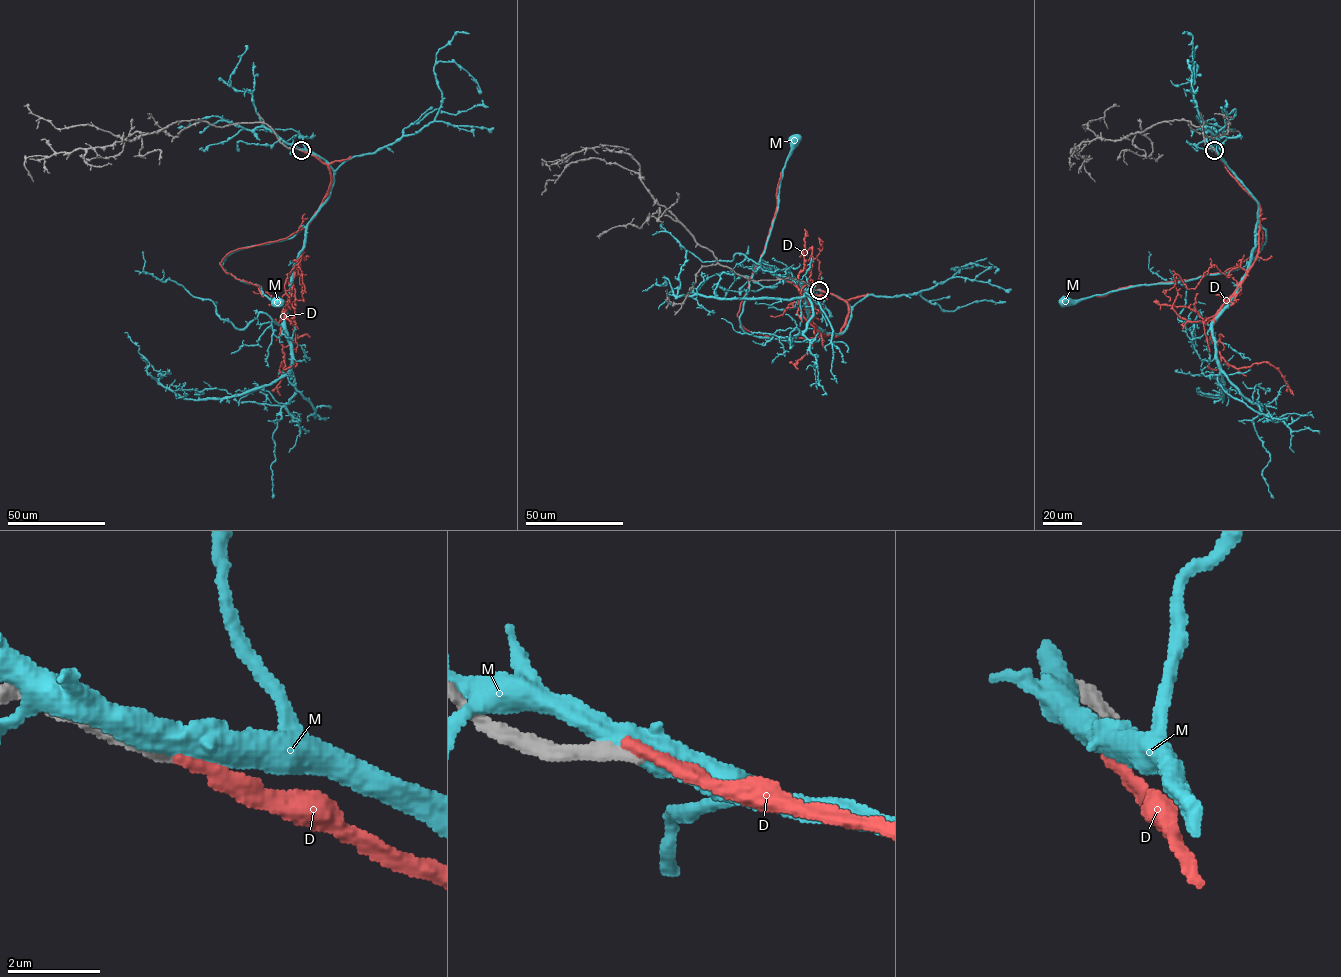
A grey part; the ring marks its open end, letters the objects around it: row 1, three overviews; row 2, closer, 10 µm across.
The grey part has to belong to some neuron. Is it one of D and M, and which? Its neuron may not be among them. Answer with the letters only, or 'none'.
D

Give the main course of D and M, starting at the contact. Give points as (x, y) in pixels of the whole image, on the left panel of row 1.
D: (301, 150), (330, 171), (328, 194), (314, 218), (285, 238), (238, 248), (219, 263), (259, 286), (263, 297)
M: (300, 150), (319, 155), (333, 170), (330, 194), (292, 237), (242, 247), (229, 253), (222, 267), (277, 302)

